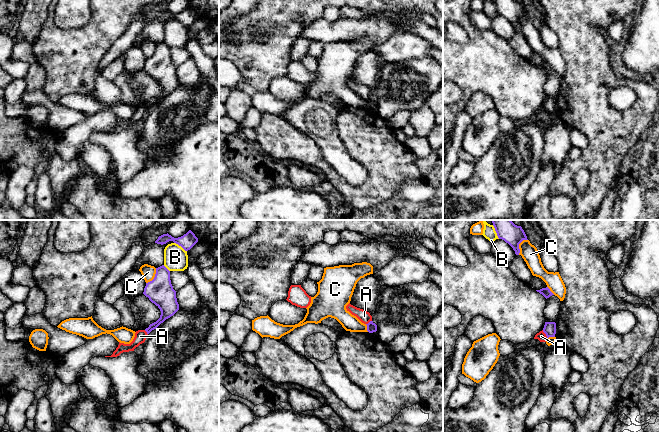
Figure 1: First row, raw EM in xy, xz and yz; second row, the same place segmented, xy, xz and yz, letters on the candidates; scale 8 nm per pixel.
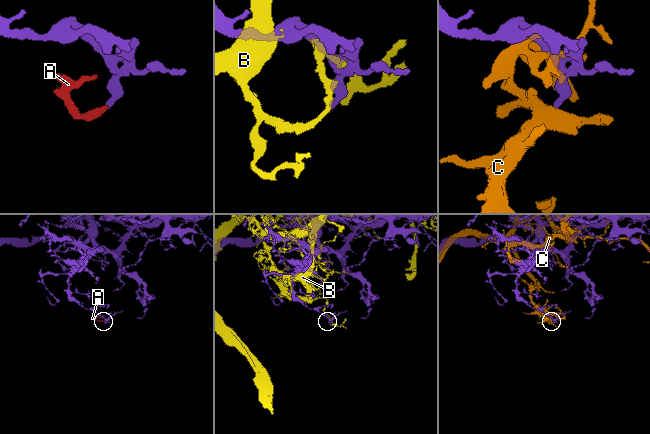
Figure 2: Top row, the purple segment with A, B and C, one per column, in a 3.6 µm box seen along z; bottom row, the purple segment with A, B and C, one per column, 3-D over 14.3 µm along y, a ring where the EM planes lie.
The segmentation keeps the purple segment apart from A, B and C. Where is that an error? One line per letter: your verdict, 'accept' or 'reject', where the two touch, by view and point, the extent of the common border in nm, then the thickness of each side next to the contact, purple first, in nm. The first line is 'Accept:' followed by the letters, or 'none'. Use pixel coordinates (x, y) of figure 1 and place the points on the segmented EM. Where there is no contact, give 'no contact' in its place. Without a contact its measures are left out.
Accept: none
A: reject; meets purple in yz at (545, 333); contact 80 nm long; 100 nm thick on the purple side, 80 nm on the other
B: reject; meets purple in xy at (180, 245); contact 130 nm long; 120 nm thick on the purple side, 190 nm on the other
C: reject; meets purple in yz at (518, 245); contact 150 nm long; 160 nm thick on the purple side, 140 nm on the other

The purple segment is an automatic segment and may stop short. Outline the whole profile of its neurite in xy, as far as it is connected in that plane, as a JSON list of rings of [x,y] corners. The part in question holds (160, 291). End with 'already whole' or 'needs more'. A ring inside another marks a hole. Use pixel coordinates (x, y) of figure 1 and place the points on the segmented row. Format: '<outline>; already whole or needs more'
[[[164,265],[156,268],[155,277],[146,283],[143,294],[161,311],[160,318],[145,329],[149,334],[179,310],[176,291],[170,280],[170,271]]]; already whole

